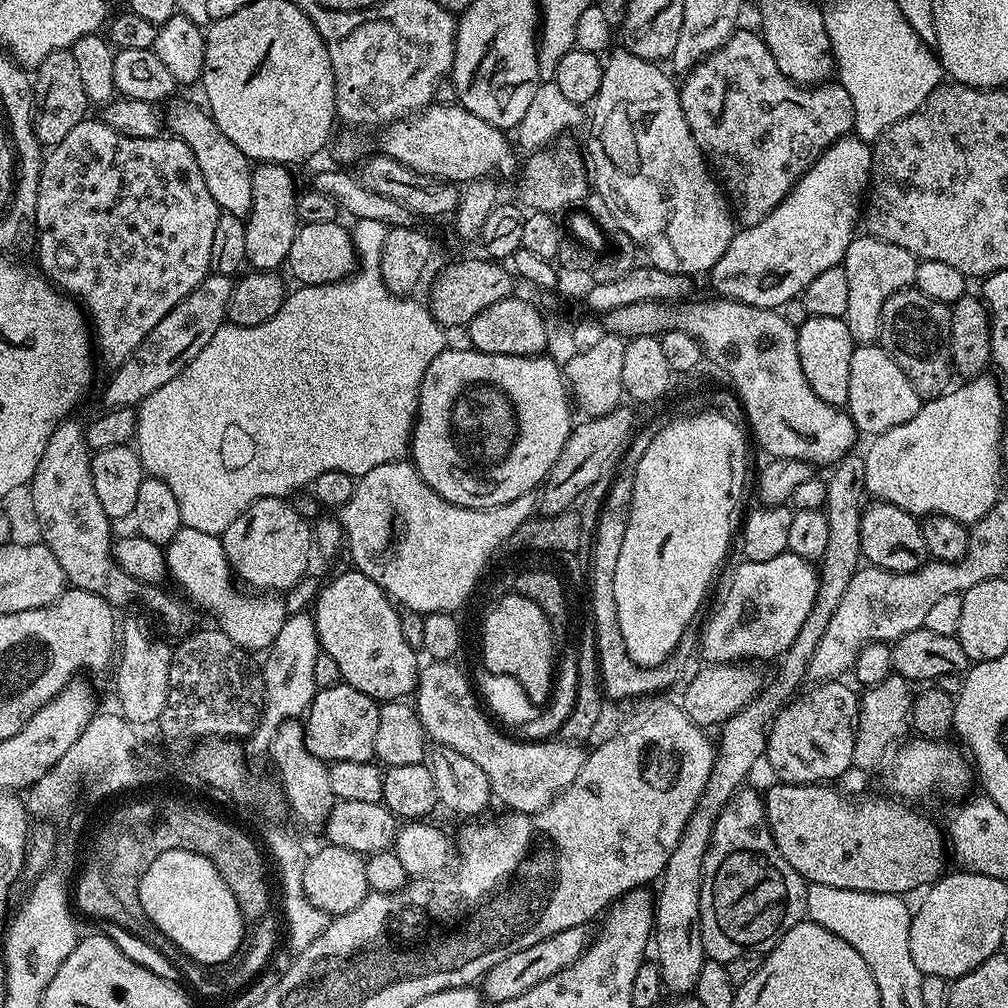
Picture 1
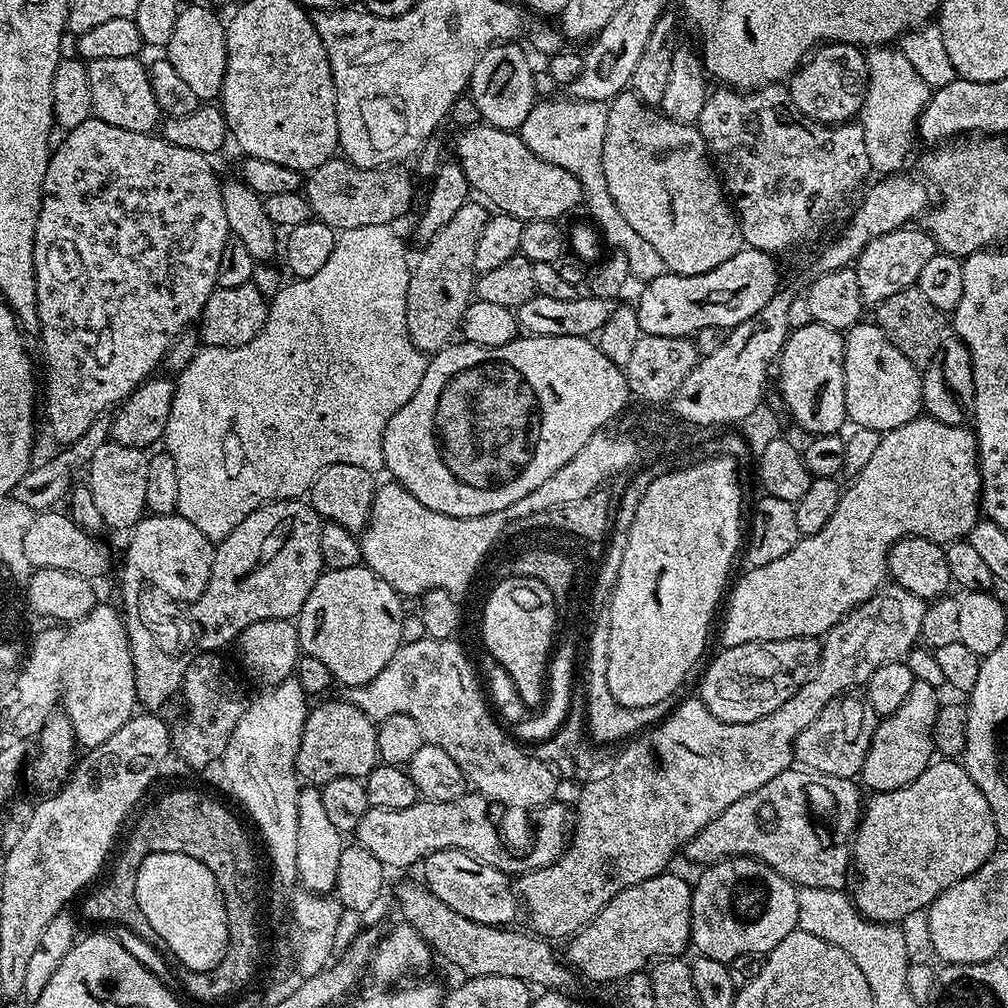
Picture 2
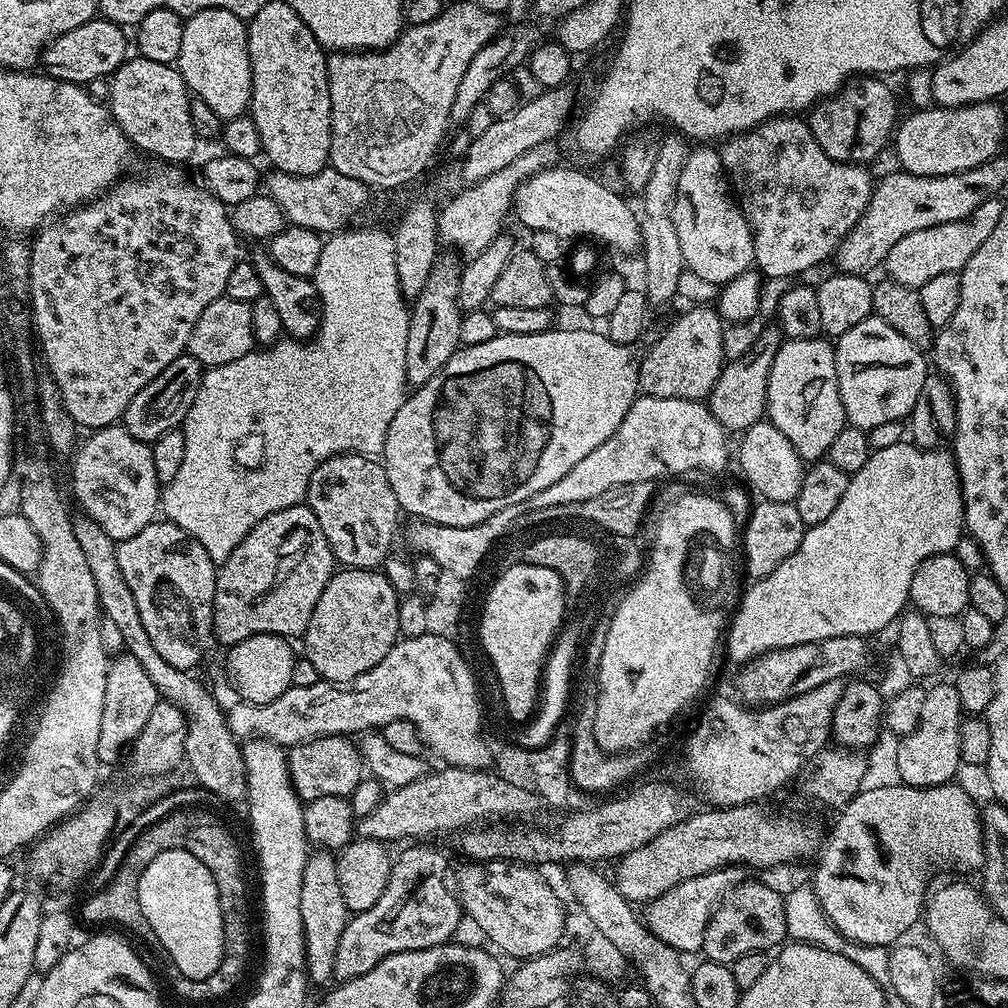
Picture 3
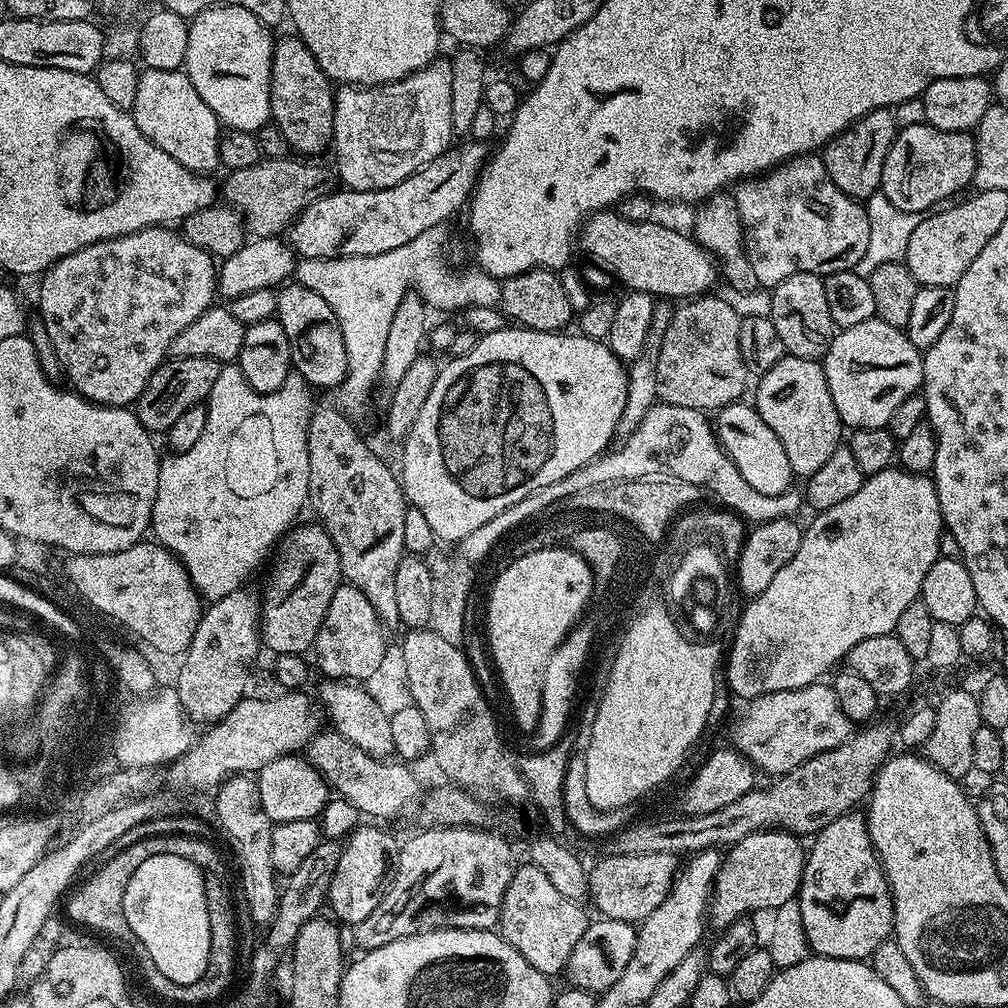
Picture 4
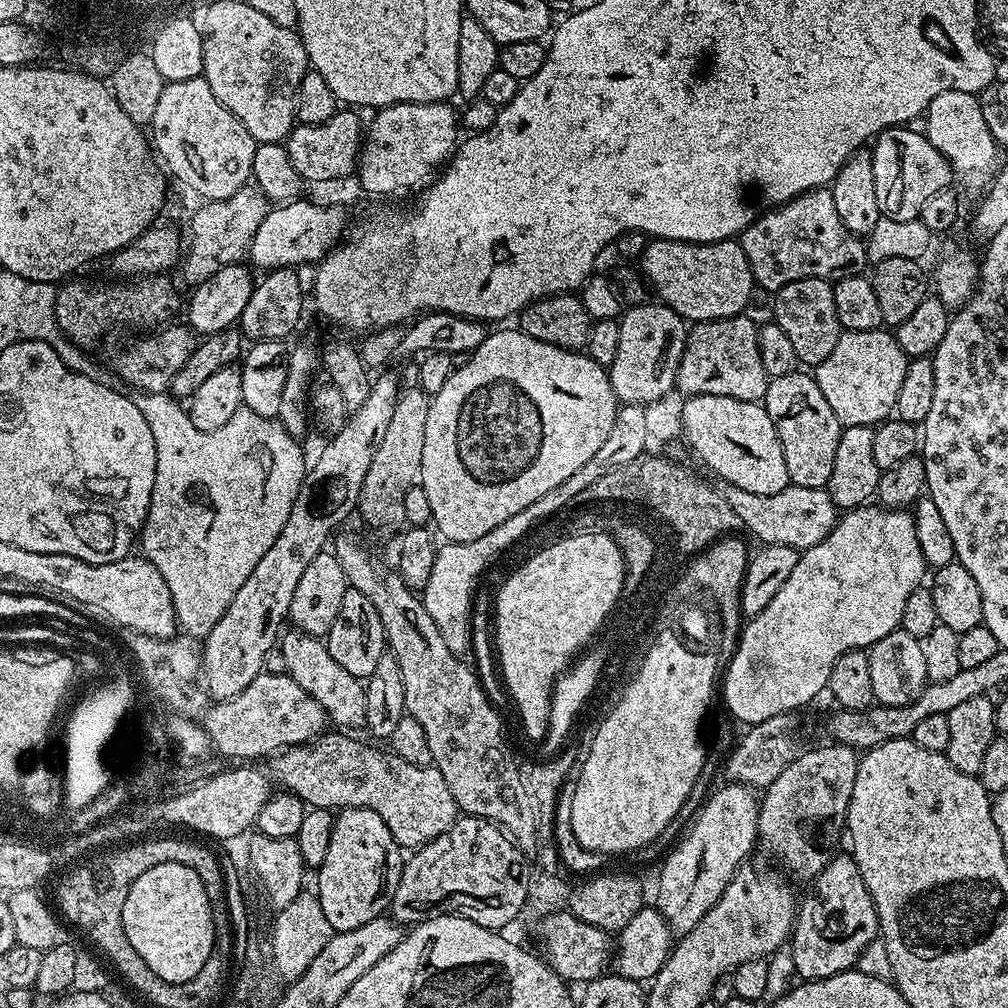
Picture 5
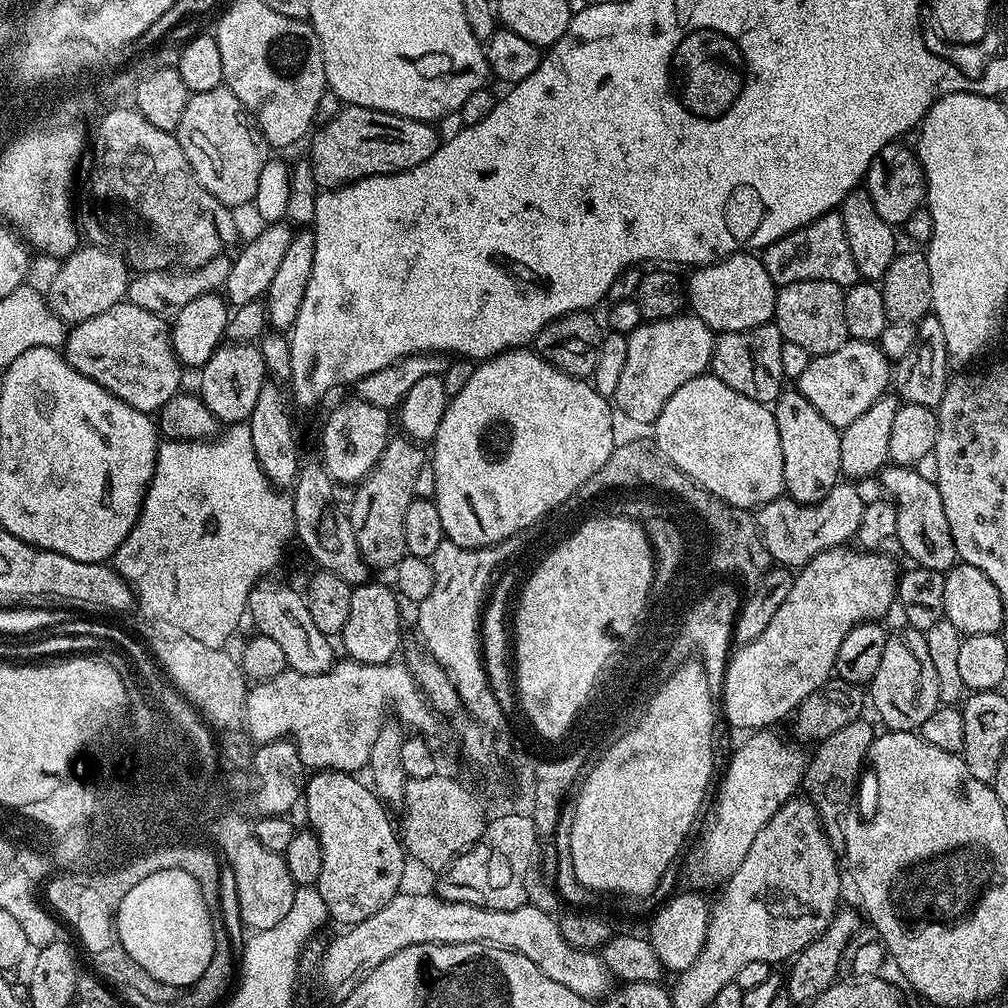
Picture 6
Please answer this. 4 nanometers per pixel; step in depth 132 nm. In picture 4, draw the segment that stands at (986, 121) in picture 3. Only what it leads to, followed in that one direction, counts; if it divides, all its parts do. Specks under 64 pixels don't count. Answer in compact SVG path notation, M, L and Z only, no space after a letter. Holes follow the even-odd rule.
M927 122L906 126L897 131L895 142L887 152L881 191L901 211L925 213L943 203L942 200L969 187L976 168L977 150L972 132L938 130Z

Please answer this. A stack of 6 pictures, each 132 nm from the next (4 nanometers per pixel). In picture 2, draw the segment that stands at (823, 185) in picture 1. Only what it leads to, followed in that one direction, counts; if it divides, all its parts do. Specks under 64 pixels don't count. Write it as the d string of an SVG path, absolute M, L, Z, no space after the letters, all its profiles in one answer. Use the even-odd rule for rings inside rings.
M745 246L738 254L734 254L734 258L730 258L730 262L722 262L722 266L706 270L706 274L680 276L677 272L667 271L663 276L654 278L640 288L640 297L634 301L641 333L666 338L692 338L704 328L722 327L731 330L738 327L742 322L746 322L746 318L754 318L754 314L758 314L758 310L762 310L762 306L766 306L766 302L774 298L776 289L781 287L782 280L779 270L776 269L776 260L777 257L771 252Z

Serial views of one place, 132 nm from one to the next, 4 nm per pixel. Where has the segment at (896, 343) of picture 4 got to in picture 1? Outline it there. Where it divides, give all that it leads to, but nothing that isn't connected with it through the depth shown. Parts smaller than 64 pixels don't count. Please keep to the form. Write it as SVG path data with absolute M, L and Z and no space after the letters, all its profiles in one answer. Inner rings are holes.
M876 344L853 347L850 358L850 382L846 385L846 411L861 433L869 432L875 438L902 422L910 422L918 414L922 397L914 390L910 378L902 374L898 362L890 358L885 348Z

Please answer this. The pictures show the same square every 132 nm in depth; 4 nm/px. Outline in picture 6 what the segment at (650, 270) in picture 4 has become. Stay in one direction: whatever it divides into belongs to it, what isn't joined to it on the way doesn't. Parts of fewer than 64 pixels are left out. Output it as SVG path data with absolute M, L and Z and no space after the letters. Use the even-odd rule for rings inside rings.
M736 252L725 260L697 267L693 272L696 273L686 280L686 304L691 315L702 318L702 322L706 322L706 326L712 329L713 333L745 332L769 323L775 317L778 285L772 281L770 274L766 274L766 266L759 255Z

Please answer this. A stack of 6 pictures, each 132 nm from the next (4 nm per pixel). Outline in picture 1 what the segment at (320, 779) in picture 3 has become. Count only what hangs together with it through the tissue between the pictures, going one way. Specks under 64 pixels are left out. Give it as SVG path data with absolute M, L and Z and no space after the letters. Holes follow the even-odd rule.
M340 683L338 686L321 688L312 699L306 715L303 717L304 741L306 748L314 754L314 758L324 761L325 764L338 762L366 762L376 755L374 738L378 735L378 714L380 704L374 698L362 694L362 690L354 690L354 686Z

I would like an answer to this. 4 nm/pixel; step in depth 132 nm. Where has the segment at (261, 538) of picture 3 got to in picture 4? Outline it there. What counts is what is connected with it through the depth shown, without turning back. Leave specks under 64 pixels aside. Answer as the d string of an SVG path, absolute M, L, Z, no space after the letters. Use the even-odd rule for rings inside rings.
M311 522L312 524L301 523L299 526L293 527L291 531L287 533L279 541L278 550L280 548L280 557L276 560L276 565L272 568L272 577L268 580L268 585L264 588L264 596L262 592L262 599L260 603L260 638L265 649L270 650L269 653L275 654L281 652L282 654L304 654L315 645L316 635L318 630L322 626L322 618L326 616L326 610L330 606L330 598L334 598L334 590L338 590L342 583L342 573L340 570L340 559L338 558L338 550L334 546L334 542L330 539L327 532L324 531L323 527L319 523Z

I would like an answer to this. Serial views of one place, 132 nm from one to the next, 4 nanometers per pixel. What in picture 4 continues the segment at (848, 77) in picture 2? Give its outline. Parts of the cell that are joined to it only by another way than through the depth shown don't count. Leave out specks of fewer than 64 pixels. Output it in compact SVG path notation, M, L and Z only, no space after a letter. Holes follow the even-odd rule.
M879 108L857 120L851 128L824 145L822 159L826 166L826 174L834 178L834 186L838 186L842 194L861 202L881 191L883 163L886 162L891 144L895 142L897 131L893 109Z

